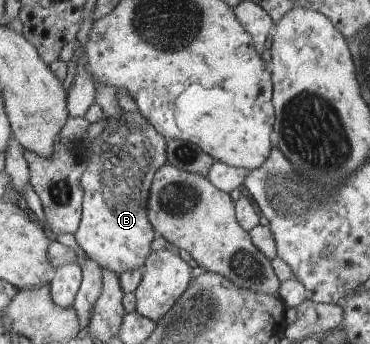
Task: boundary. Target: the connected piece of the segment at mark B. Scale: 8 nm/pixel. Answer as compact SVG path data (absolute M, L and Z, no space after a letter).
M105 107L105 117L99 120L99 136L94 148L96 157L82 177L85 192L80 228L74 233L77 243L105 270L113 270L119 275L129 270L142 269L153 253L151 243L158 233L149 217L149 198L152 181L157 171L169 163L169 140L161 135L143 115L140 107Z

